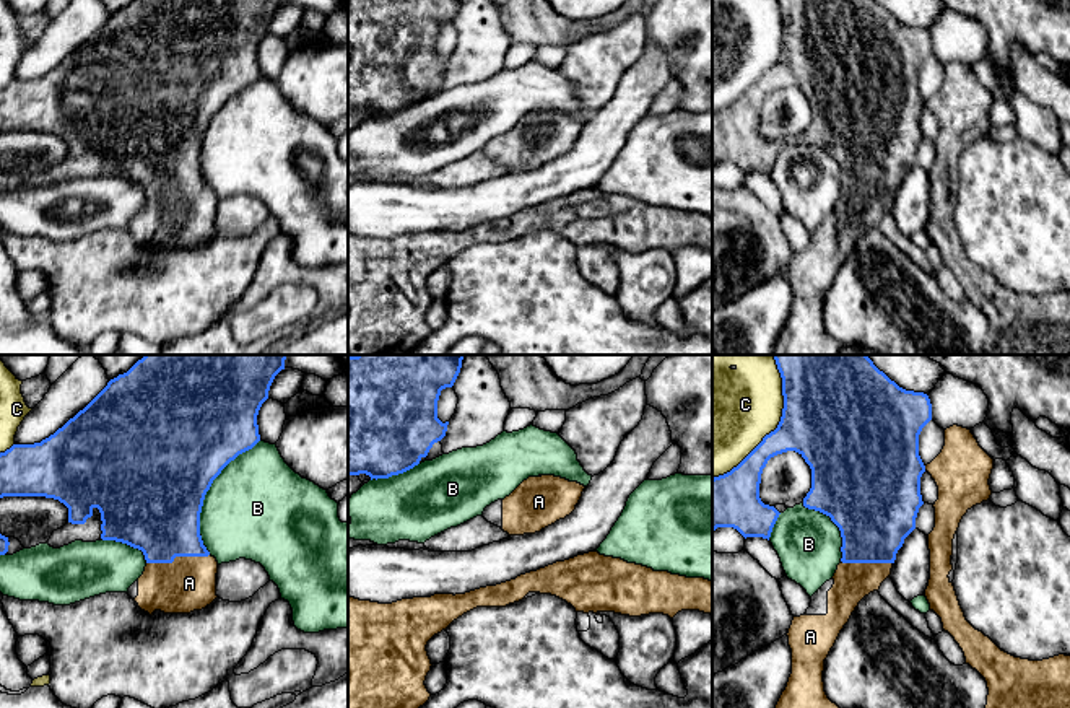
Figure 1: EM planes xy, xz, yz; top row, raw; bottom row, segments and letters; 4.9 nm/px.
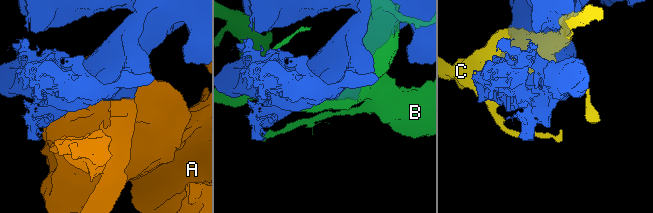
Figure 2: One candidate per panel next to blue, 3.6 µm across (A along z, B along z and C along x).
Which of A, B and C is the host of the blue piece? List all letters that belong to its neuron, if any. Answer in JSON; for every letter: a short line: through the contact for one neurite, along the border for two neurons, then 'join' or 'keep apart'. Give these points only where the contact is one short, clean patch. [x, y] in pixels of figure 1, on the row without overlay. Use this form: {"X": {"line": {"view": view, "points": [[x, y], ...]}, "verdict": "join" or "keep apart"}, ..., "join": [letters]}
{"A": {"verdict": "join"}, "B": {"verdict": "keep apart"}, "C": {"verdict": "keep apart"}, "join": ["A"]}

